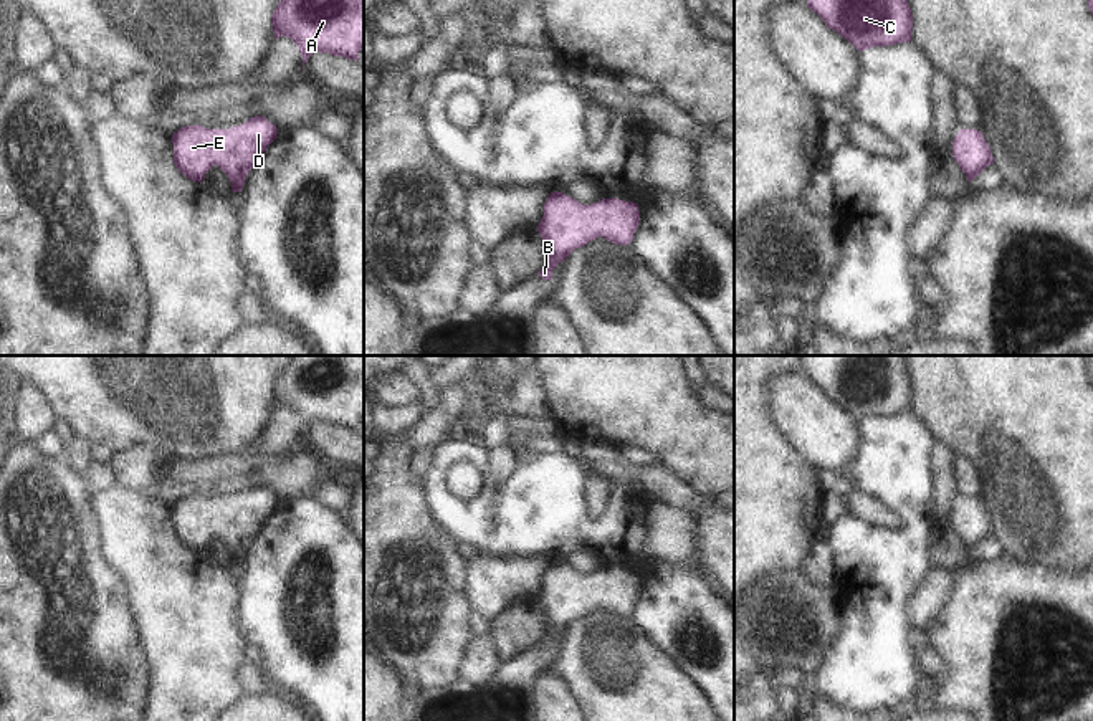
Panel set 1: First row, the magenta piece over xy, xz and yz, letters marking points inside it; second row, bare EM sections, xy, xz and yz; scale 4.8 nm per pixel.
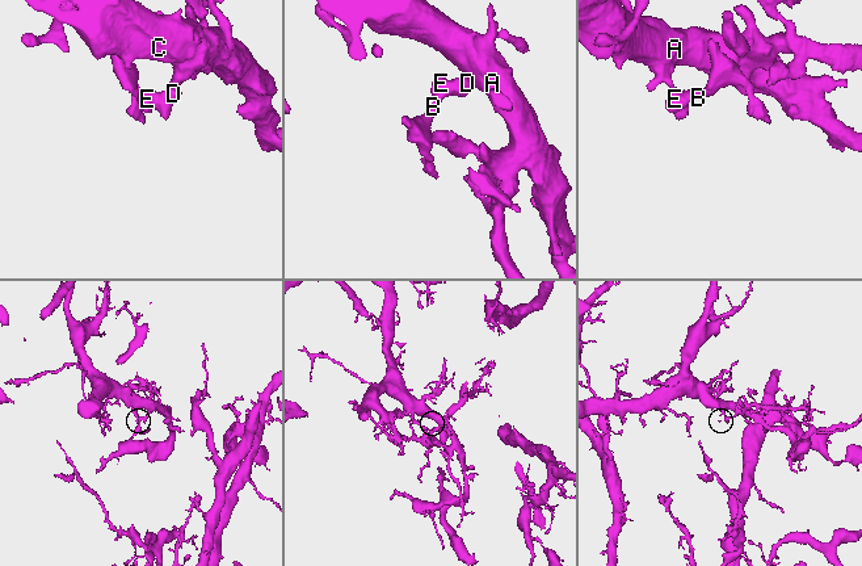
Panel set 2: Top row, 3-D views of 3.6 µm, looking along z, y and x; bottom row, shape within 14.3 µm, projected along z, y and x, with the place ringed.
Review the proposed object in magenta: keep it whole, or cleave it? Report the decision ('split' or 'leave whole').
leave whole

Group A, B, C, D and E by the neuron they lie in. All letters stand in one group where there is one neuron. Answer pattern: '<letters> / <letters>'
A B C D E

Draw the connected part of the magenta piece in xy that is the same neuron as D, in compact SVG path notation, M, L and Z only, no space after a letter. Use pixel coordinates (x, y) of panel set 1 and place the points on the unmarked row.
M263 486L250 488L230 499L205 499L185 496L174 503L174 534L193 552L203 552L205 544L218 536L230 549L231 561L241 562L253 534L276 509L278 499Z

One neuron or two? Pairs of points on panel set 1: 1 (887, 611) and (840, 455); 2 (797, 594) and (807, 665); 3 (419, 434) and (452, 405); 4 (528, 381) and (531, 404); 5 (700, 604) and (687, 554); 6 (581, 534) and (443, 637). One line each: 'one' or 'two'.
1: two
2: one
3: one
4: one
5: two
6: two

